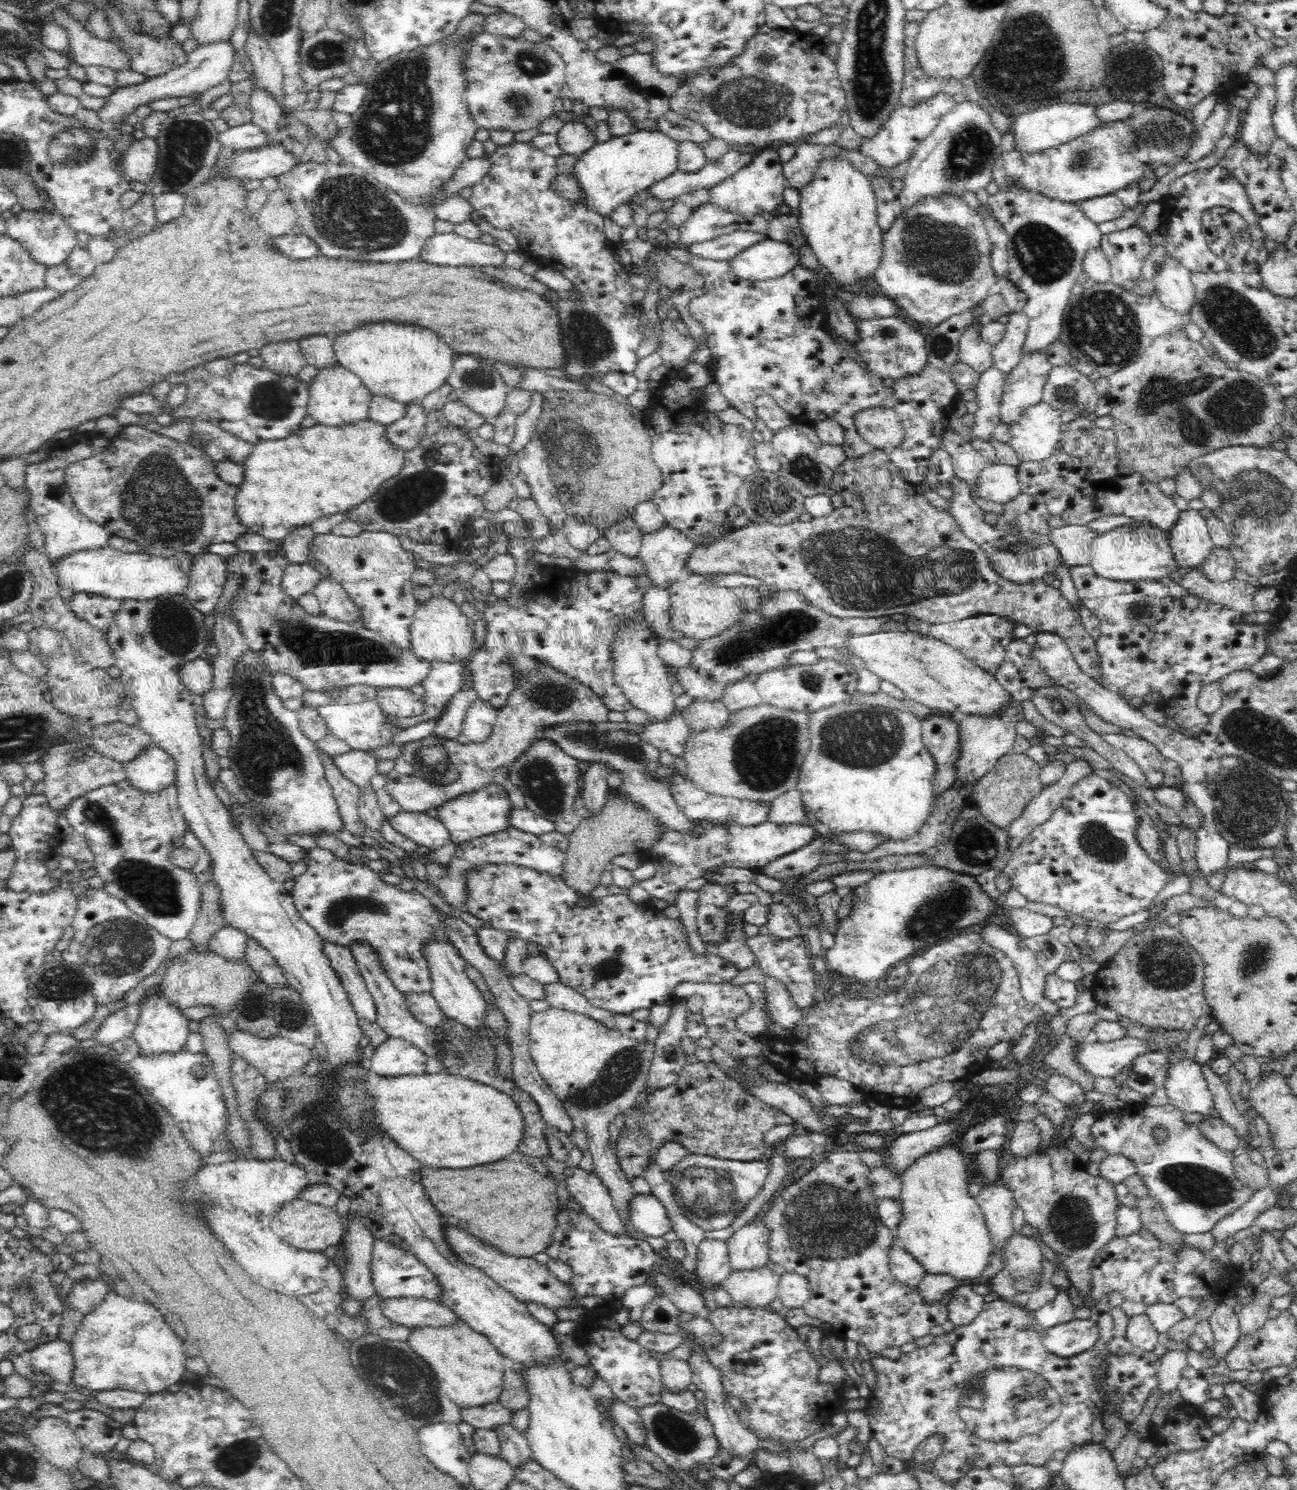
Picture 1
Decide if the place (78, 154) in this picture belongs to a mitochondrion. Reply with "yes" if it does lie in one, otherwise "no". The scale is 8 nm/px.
yes

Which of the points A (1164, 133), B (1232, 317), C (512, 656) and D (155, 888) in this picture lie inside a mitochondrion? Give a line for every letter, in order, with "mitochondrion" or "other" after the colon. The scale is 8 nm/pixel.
A: mitochondrion
B: mitochondrion
C: mitochondrion
D: mitochondrion

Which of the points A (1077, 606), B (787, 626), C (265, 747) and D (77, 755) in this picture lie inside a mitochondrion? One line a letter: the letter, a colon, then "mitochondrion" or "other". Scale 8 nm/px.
A: other
B: mitochondrion
C: mitochondrion
D: mitochondrion

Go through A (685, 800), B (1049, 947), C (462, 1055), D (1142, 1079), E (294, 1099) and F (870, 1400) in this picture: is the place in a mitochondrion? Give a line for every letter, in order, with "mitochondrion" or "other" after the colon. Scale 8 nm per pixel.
A: other
B: other
C: mitochondrion
D: other
E: mitochondrion
F: other

